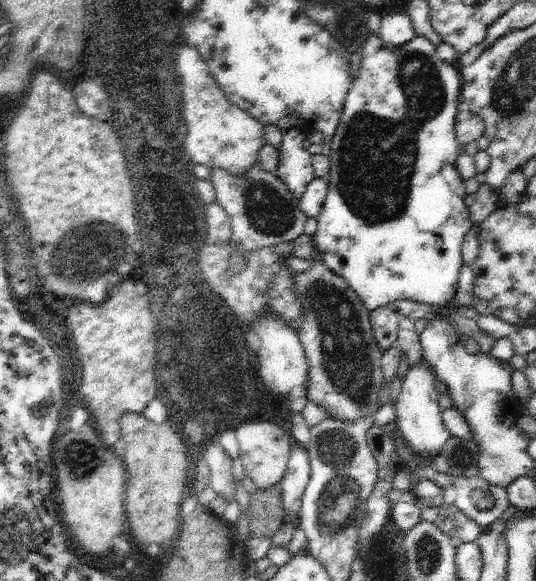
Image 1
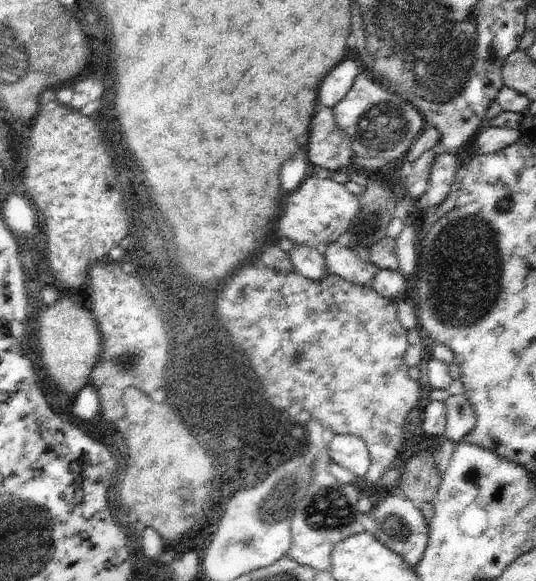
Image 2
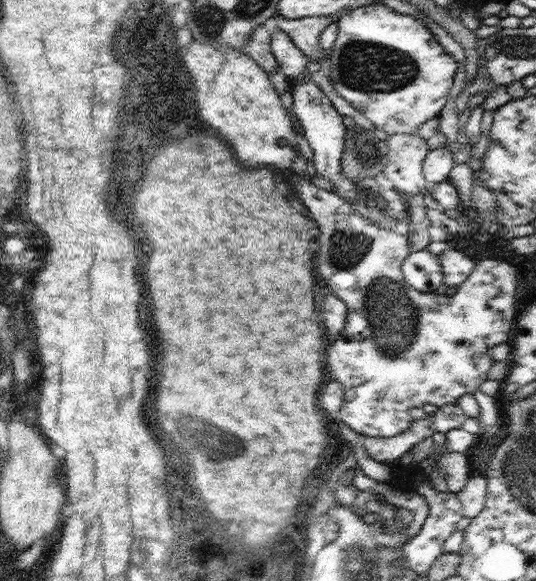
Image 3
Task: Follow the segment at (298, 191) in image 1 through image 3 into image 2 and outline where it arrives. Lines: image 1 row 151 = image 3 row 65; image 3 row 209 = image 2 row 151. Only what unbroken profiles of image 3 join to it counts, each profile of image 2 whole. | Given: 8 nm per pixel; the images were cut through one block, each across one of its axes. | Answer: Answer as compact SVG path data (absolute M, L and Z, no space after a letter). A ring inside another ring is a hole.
M363 72L355 76L347 94L331 110L337 130L341 130L349 138L353 154L363 158L375 158L377 154L391 148L393 148L393 158L397 158L399 154L409 150L409 146L425 126L423 116L415 112L413 104L405 102L401 96L383 90Z

